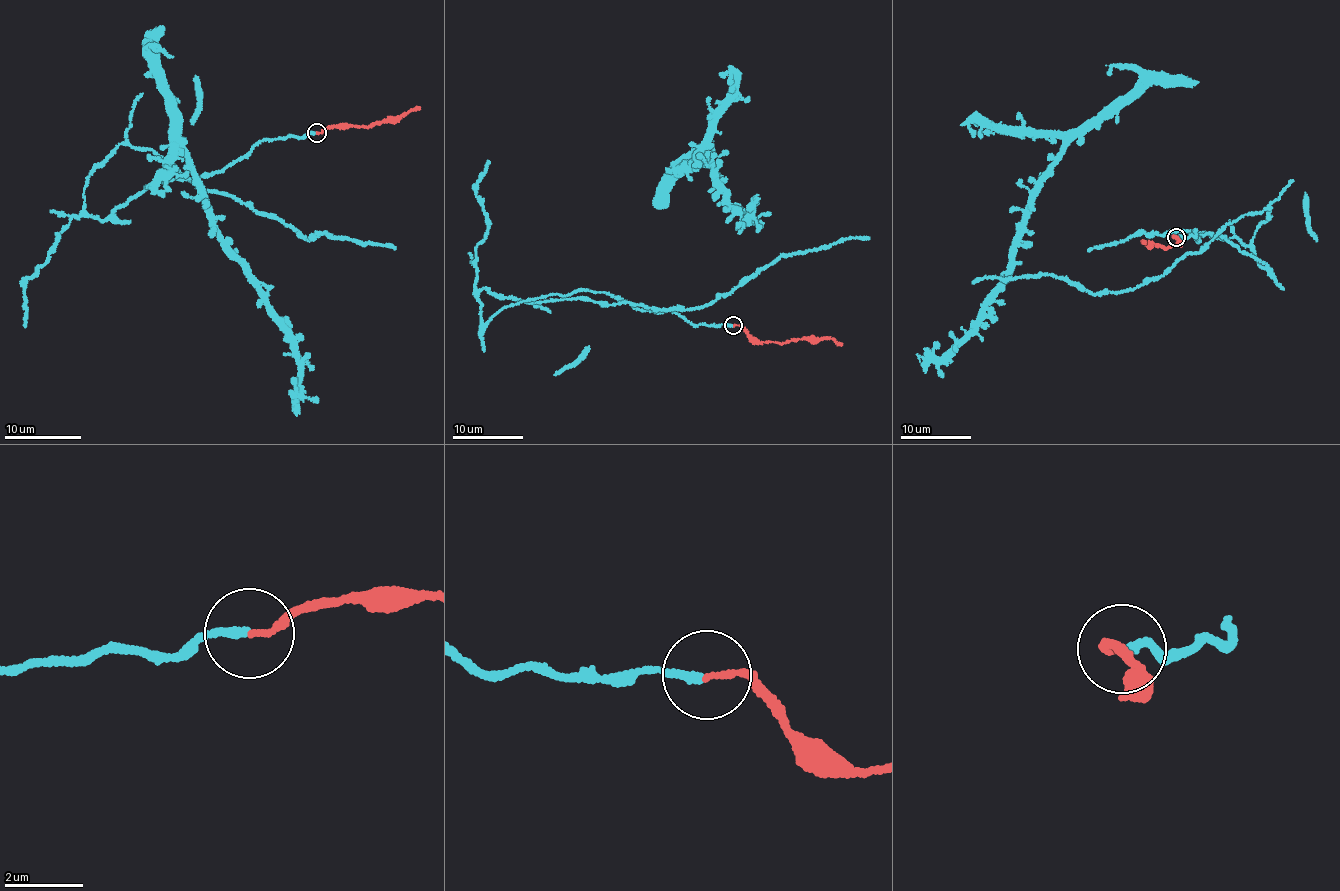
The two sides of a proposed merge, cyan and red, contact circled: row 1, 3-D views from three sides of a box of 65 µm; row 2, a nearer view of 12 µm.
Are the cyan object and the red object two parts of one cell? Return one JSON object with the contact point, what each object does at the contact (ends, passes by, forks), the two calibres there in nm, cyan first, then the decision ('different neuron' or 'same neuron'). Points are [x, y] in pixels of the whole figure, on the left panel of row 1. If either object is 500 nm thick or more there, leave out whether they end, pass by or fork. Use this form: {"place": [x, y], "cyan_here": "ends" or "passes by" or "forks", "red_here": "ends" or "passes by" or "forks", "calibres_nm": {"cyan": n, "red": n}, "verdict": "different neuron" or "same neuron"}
{"place": [316, 133], "cyan_here": "ends", "red_here": "ends", "calibres_nm": {"cyan": 200, "red": 140}, "verdict": "same neuron"}

